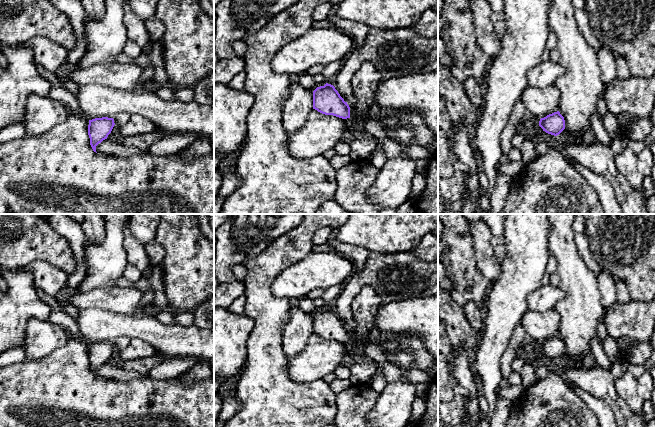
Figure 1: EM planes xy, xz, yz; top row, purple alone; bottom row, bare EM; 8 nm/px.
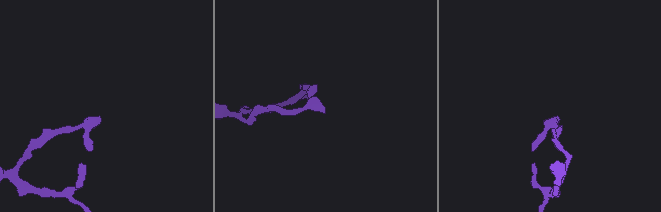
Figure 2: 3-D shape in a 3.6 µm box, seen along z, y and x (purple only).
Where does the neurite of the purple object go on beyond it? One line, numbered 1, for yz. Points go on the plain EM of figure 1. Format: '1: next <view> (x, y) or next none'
1: next none

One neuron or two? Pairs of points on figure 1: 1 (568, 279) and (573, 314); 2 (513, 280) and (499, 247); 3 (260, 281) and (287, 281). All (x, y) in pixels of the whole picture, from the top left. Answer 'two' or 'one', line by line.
1: one
2: two
3: two

